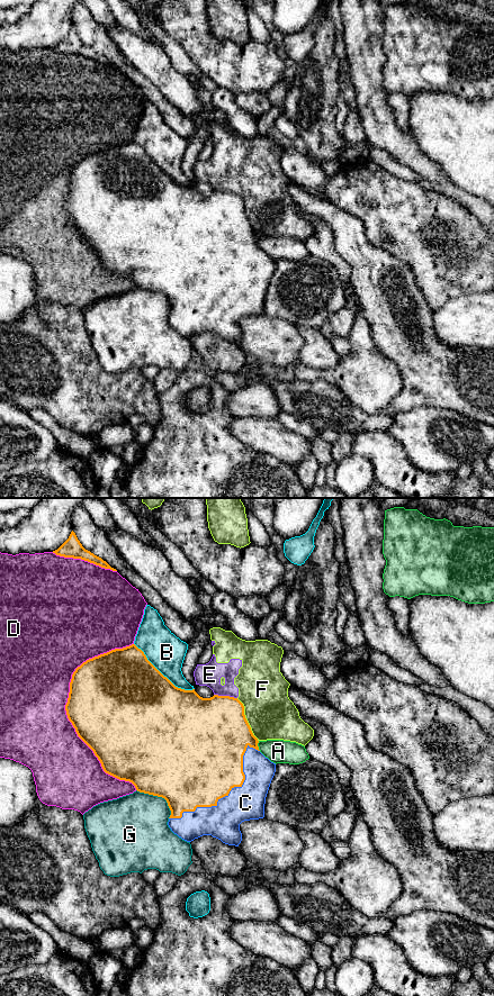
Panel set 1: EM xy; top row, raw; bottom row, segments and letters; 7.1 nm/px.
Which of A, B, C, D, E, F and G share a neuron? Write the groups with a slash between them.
A / B / C / D / E F / G

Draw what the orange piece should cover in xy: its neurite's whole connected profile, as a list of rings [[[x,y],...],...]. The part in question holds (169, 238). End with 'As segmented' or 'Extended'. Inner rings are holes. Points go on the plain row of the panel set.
[[[135,141],[115,145],[87,156],[75,165],[70,179],[65,207],[78,233],[93,247],[104,268],[132,279],[140,289],[162,293],[171,307],[168,322],[187,338],[212,332],[228,342],[242,337],[240,320],[264,314],[266,293],[276,260],[259,246],[244,211],[243,200],[234,193],[200,193],[195,185],[176,183]]]. Extended

